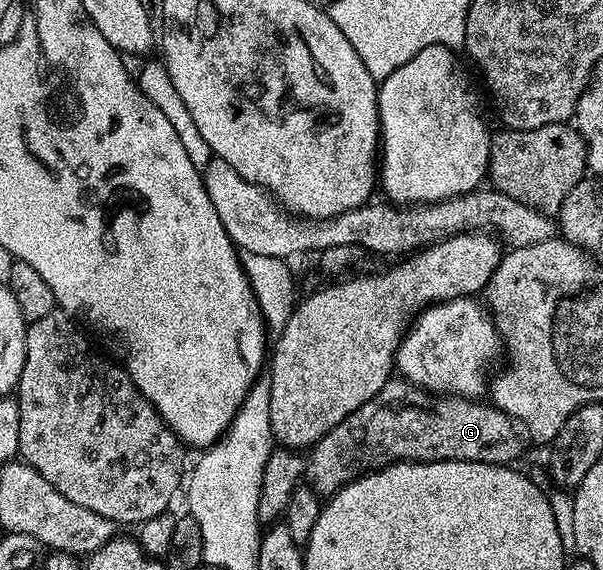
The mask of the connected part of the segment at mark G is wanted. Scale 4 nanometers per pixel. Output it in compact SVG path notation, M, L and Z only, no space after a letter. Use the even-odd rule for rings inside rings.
M399 376L389 378L374 400L366 400L358 412L350 412L342 424L338 424L322 441L311 447L306 458L307 485L316 495L331 496L355 478L371 474L383 466L392 466L395 462L492 462L496 466L506 466L515 463L515 458L522 457L524 449L530 446L524 423L518 418L511 418L497 406L480 400L444 396L437 401L440 403L436 410L431 410L424 406L428 401L429 395L414 383Z

